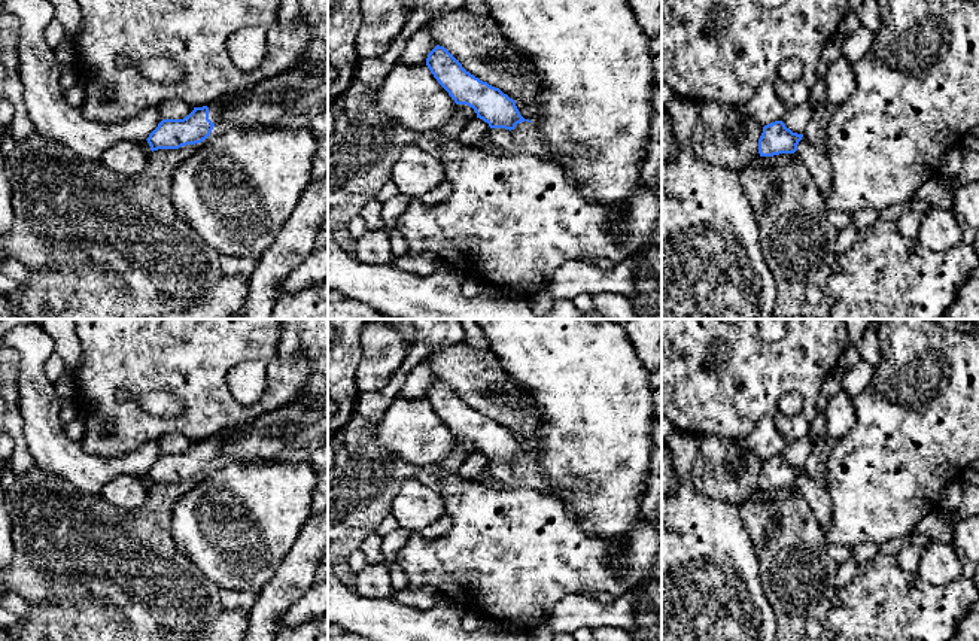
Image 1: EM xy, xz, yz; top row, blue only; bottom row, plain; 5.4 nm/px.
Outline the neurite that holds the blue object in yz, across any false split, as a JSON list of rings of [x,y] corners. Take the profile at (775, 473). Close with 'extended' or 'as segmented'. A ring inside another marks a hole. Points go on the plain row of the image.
[[[775,455],[763,461],[758,473],[760,490],[773,490],[779,487],[794,487],[803,468],[793,467],[782,455]]]; as segmented

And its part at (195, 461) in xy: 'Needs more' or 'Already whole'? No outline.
Needs more

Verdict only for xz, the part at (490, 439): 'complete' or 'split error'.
complete

